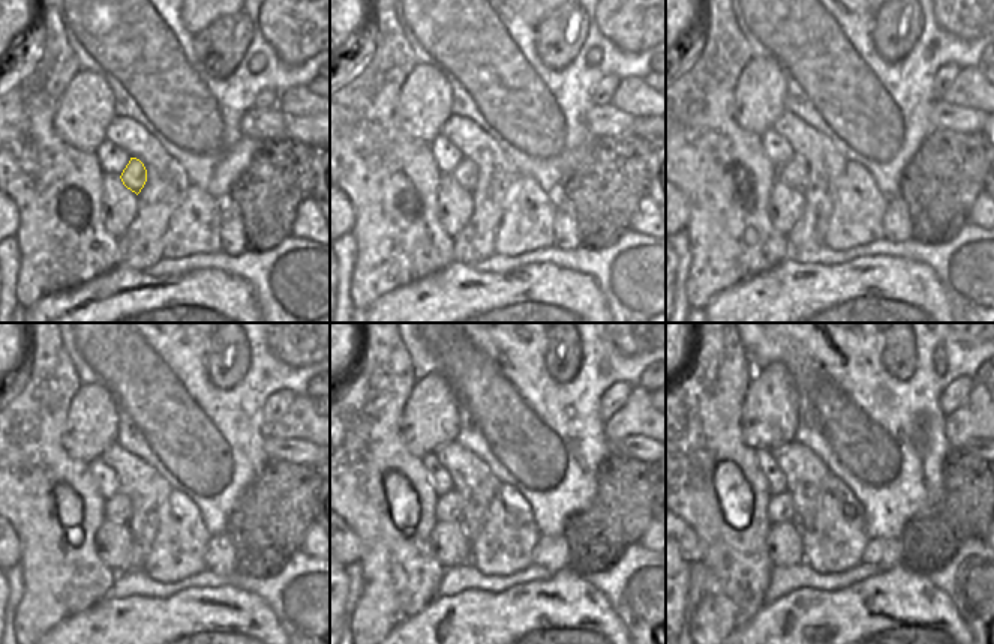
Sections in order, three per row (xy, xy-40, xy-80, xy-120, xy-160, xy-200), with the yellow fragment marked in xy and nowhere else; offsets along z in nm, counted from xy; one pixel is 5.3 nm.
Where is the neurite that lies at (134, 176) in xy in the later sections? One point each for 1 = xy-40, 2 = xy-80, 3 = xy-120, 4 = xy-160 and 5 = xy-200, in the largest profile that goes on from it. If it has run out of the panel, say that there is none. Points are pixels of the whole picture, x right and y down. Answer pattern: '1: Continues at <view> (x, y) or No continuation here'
1: Continues at xy-40 (465, 173)
2: Continues at xy-80 (793, 173)
3: Continues at xy-120 (117, 509)
4: Continues at xy-160 (449, 509)
5: Continues at xy-200 (780, 509).

